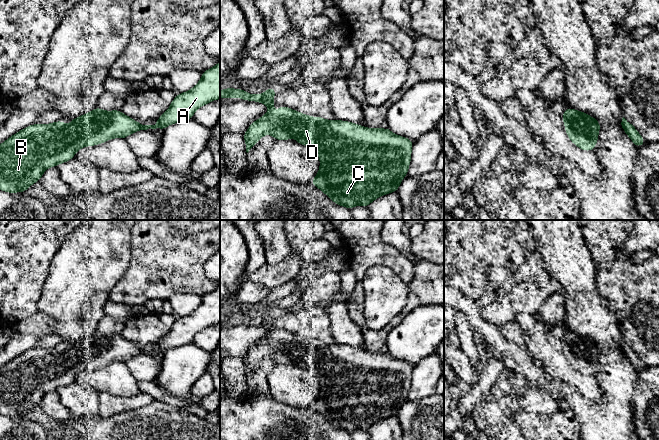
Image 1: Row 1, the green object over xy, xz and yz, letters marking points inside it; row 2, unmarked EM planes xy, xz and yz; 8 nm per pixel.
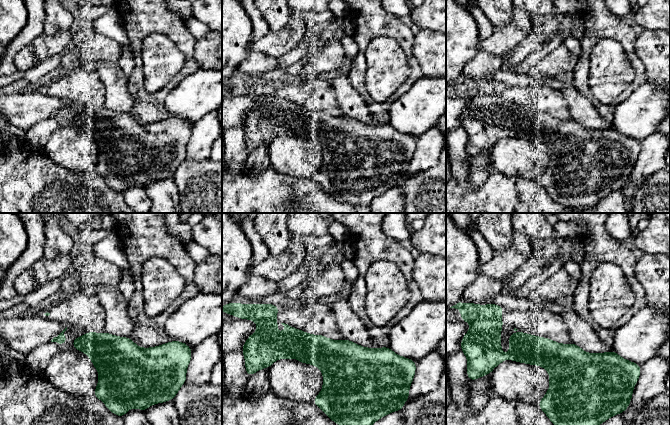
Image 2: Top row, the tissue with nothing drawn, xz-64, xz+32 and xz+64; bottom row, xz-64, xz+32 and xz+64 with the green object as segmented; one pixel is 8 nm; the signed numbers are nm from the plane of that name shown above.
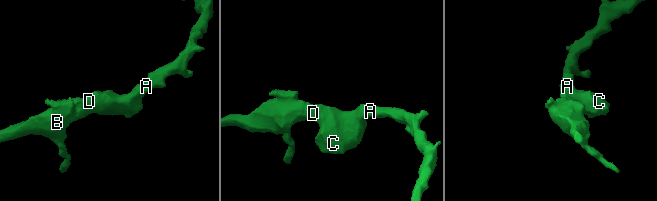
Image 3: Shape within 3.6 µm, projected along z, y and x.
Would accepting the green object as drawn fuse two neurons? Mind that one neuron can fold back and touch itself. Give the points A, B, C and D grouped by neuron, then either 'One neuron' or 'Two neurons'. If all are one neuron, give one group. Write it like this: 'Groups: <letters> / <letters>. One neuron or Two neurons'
Groups: A B C D. One neuron

